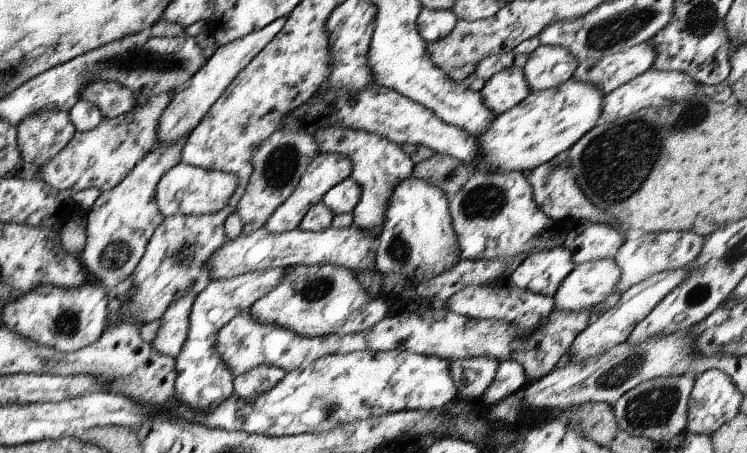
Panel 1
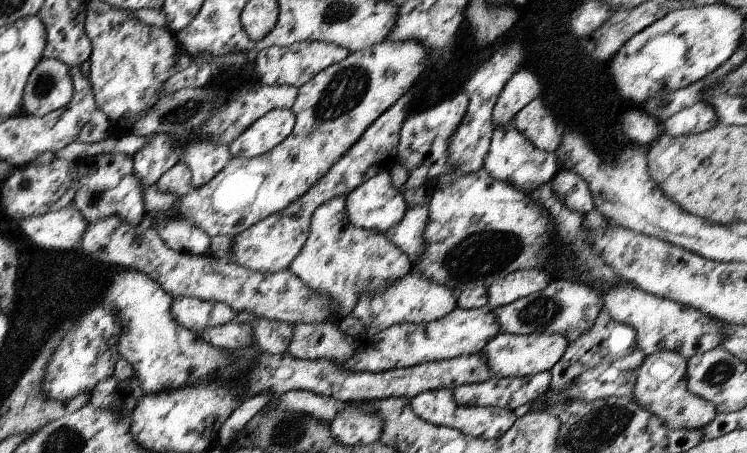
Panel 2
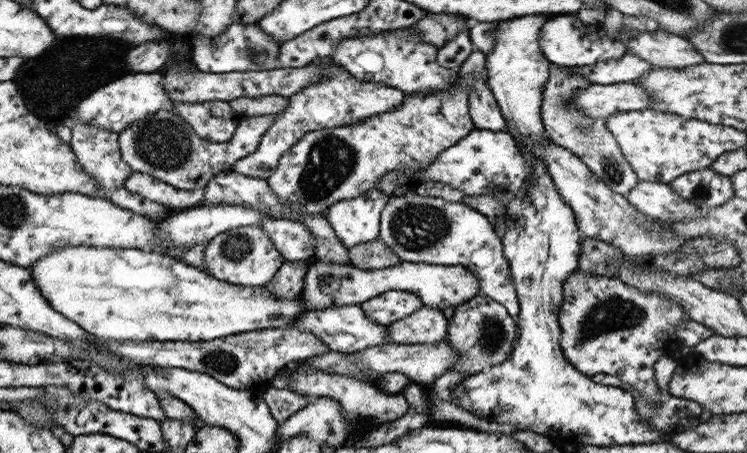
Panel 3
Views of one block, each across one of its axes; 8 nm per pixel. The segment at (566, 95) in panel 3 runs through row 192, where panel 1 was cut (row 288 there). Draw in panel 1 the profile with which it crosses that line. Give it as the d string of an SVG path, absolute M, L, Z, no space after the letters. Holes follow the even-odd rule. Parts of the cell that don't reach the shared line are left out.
M653 232L653 233L635 233L627 237L617 252L615 252L615 266L619 268L619 280L615 284L615 288L611 288L611 294L607 294L607 298L603 298L601 302L591 306L591 317L596 319L603 312L607 312L611 306L619 300L619 296L629 290L631 286L641 282L645 278L653 274L667 272L667 270L676 270L688 265L695 259L701 250L705 237L693 234L691 232Z

